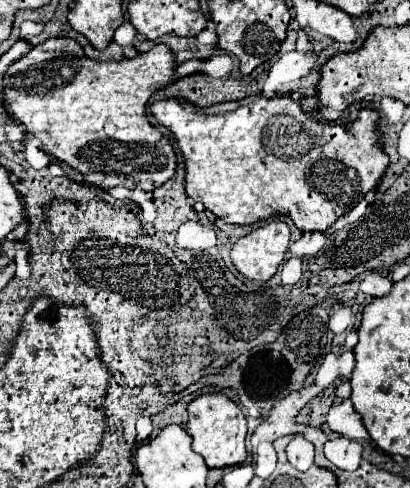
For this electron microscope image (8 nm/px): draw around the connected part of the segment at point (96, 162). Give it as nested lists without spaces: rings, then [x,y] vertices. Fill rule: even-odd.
[[[49,38],[7,68],[3,78],[5,106],[21,124],[25,124],[27,132],[41,140],[49,154],[79,170],[89,184],[99,188],[125,186],[129,190],[139,188],[153,192],[173,178],[177,156],[169,140],[149,124],[145,106],[157,90],[175,82],[175,68],[175,54],[165,44],[155,44],[149,52],[135,58],[123,58],[121,62],[97,62],[87,58],[83,48],[71,38]]]

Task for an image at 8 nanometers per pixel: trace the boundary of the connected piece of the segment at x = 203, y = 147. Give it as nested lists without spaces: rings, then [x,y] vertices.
[[[247,96],[237,102],[203,108],[203,112],[189,102],[159,100],[151,106],[151,112],[161,126],[173,132],[183,152],[187,196],[205,204],[207,210],[227,224],[255,224],[279,214],[289,216],[303,232],[325,232],[379,184],[389,166],[389,156],[383,152],[381,134],[377,132],[381,114],[371,108],[363,108],[355,122],[343,124],[323,124],[311,118],[289,96]]]

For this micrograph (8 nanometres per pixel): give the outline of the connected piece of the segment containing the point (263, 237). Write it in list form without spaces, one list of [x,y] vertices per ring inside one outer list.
[[[269,222],[233,244],[231,262],[245,278],[267,282],[283,262],[289,250],[289,238],[291,234],[285,222]]]

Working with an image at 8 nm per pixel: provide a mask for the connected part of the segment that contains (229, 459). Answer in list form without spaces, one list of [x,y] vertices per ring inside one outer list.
[[[215,392],[215,394],[201,394],[193,398],[187,406],[189,412],[189,422],[187,422],[187,432],[193,438],[193,450],[203,456],[209,468],[225,468],[225,466],[235,466],[243,464],[247,458],[245,450],[245,436],[247,436],[247,420],[235,402],[231,402],[225,394]]]

